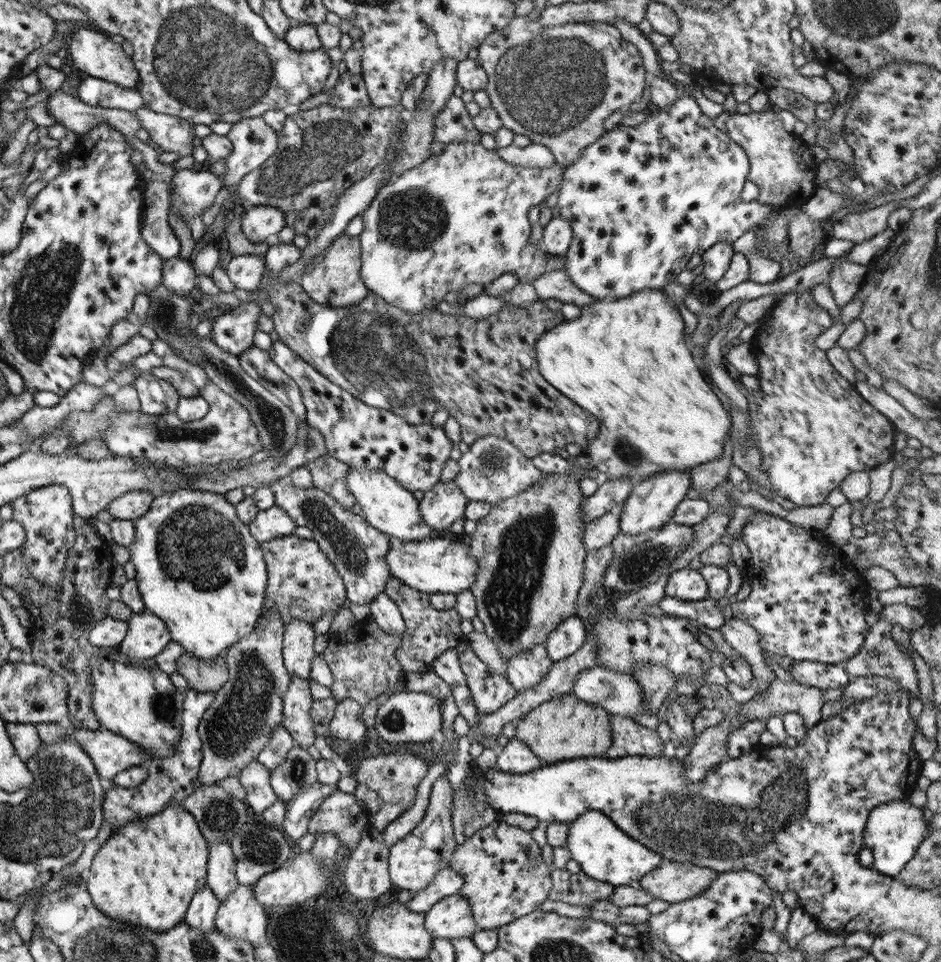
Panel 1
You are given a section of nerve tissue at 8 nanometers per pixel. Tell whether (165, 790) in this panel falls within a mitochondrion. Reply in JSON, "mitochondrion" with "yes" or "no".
{"mitochondrion":"no"}

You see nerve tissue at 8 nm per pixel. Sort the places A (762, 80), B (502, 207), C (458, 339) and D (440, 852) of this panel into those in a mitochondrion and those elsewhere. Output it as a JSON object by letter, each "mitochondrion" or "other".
{"A":"other","B":"other","C":"other","D":"other"}

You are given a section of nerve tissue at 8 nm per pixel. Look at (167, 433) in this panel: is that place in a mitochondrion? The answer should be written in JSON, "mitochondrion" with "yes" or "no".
{"mitochondrion":"yes"}

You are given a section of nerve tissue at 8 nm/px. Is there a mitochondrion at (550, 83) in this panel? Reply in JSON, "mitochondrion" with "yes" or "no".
{"mitochondrion":"yes"}

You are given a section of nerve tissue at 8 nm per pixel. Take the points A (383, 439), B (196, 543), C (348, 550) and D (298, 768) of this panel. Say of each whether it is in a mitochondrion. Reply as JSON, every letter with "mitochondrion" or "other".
{"A":"other","B":"mitochondrion","C":"mitochondrion","D":"mitochondrion"}

